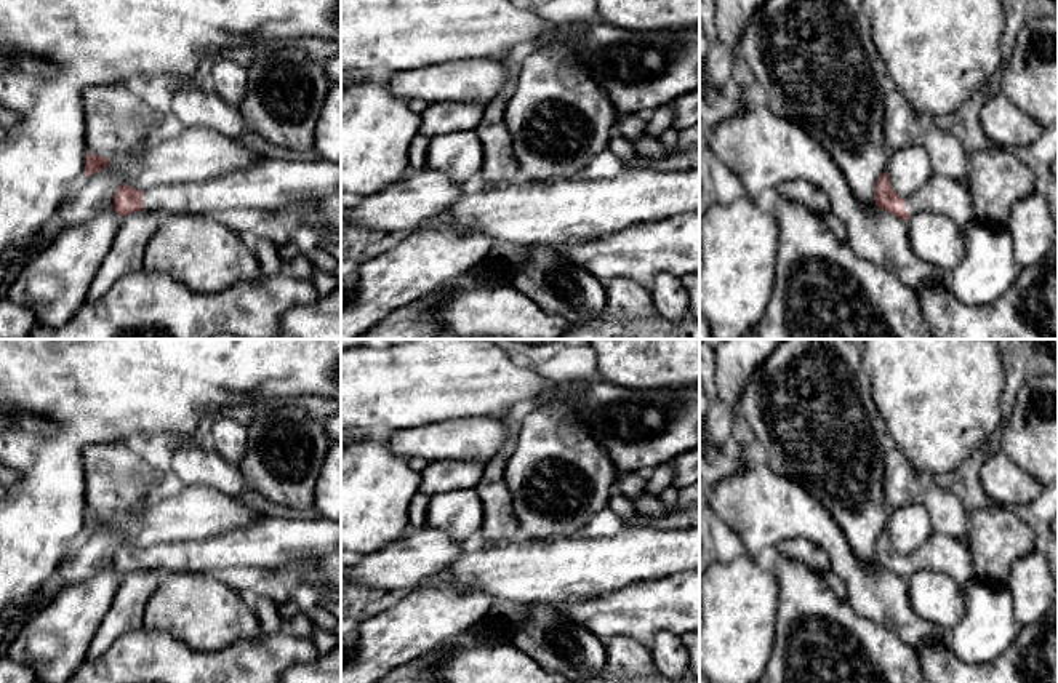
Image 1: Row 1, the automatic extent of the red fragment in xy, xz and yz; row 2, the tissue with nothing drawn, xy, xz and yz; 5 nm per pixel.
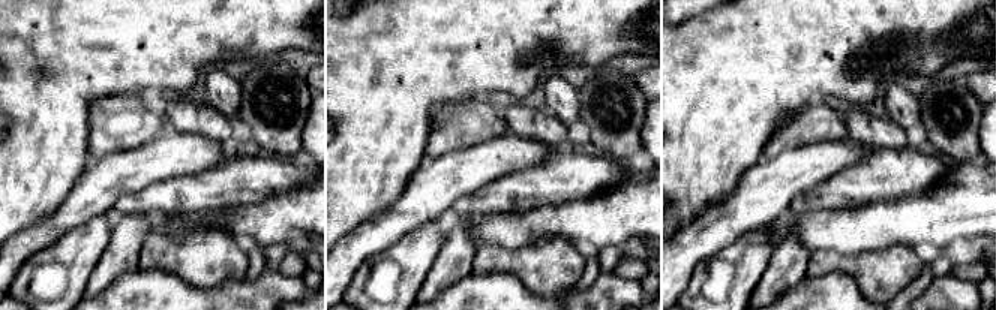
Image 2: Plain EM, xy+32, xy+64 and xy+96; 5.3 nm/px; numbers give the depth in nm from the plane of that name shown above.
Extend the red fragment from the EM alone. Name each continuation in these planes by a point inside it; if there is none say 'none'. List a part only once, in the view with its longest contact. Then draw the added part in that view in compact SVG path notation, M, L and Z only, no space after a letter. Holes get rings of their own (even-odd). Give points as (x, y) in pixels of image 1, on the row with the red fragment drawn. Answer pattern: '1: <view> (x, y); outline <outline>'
1: xy (269, 184); outline M266 157L250 168L203 182L144 190L142 211L216 216L229 208L275 211L322 200L341 190L341 162Z

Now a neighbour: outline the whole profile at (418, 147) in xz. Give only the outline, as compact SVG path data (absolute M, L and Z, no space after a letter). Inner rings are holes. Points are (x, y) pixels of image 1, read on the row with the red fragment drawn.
M418 133L408 147L408 166L411 171L421 171L426 168L426 155L431 138Z

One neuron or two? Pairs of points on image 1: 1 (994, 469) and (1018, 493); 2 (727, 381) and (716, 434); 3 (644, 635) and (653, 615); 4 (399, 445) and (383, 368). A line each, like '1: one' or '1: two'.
1: one
2: one
3: one
4: two

